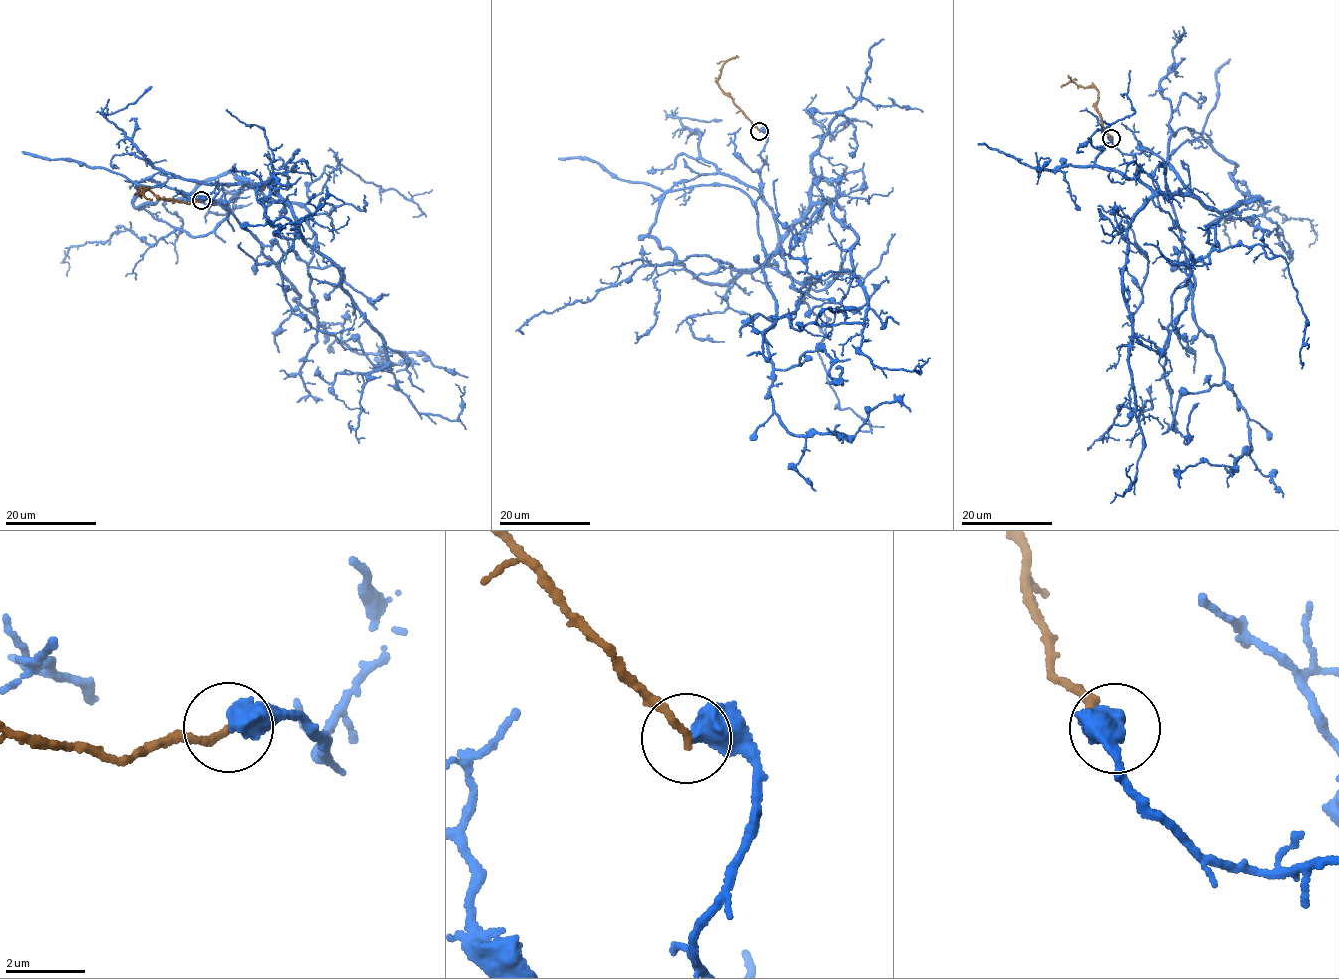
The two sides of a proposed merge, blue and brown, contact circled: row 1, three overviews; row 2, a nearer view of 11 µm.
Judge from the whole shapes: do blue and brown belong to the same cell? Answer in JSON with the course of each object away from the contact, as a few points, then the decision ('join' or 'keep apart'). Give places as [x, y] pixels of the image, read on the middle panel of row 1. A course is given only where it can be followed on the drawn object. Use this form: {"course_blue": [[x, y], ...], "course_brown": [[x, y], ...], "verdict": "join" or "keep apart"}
{"course_blue": [[760, 130], [758, 188], [683, 185], [740, 188], [757, 214], [775, 412], [853, 436], [883, 403], [910, 411]], "course_brown": [[759, 130], [717, 82], [722, 65], [739, 56]], "verdict": "keep apart"}

